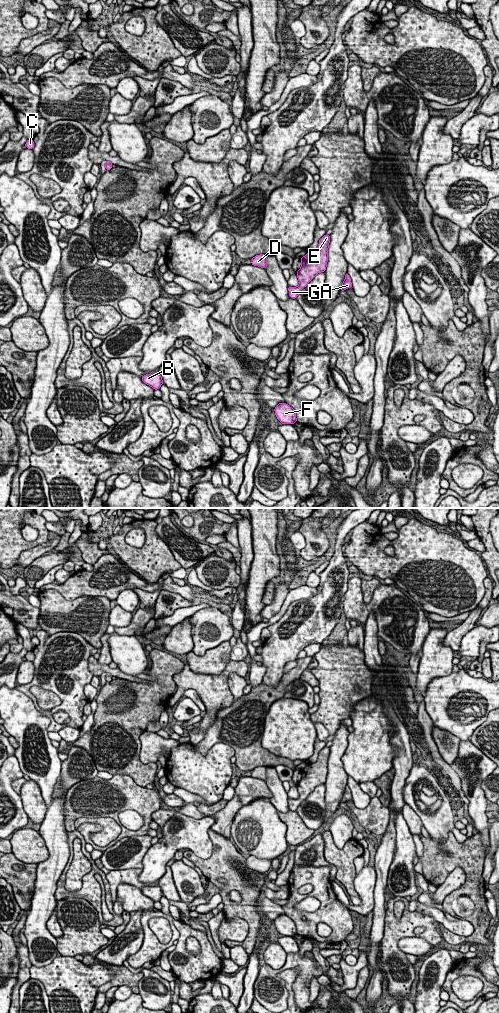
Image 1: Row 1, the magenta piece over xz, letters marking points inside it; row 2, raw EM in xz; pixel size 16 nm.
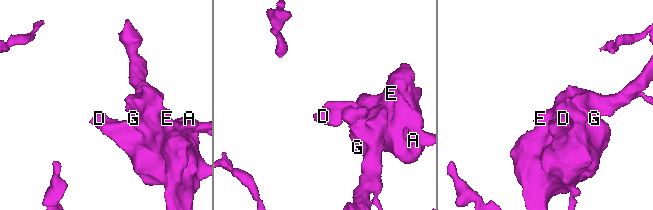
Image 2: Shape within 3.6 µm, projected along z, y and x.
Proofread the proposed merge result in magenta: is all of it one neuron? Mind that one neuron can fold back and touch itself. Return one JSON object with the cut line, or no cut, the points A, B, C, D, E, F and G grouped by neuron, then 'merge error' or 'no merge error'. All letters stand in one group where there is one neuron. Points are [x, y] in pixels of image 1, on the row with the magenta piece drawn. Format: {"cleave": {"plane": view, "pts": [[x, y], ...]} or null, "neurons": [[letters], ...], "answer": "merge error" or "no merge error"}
{"cleave": null, "neurons": [["A", "B", "C", "D", "E", "F", "G"]], "answer": "no merge error"}

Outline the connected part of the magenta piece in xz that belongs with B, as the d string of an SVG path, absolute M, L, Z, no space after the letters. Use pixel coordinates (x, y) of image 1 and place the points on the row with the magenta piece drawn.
M158 373L143 375L142 381L154 390L160 389L160 386L163 384L162 377Z

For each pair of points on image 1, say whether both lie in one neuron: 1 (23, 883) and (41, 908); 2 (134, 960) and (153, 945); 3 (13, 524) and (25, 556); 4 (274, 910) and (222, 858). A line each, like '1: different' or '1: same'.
1: different
2: same
3: different
4: different

